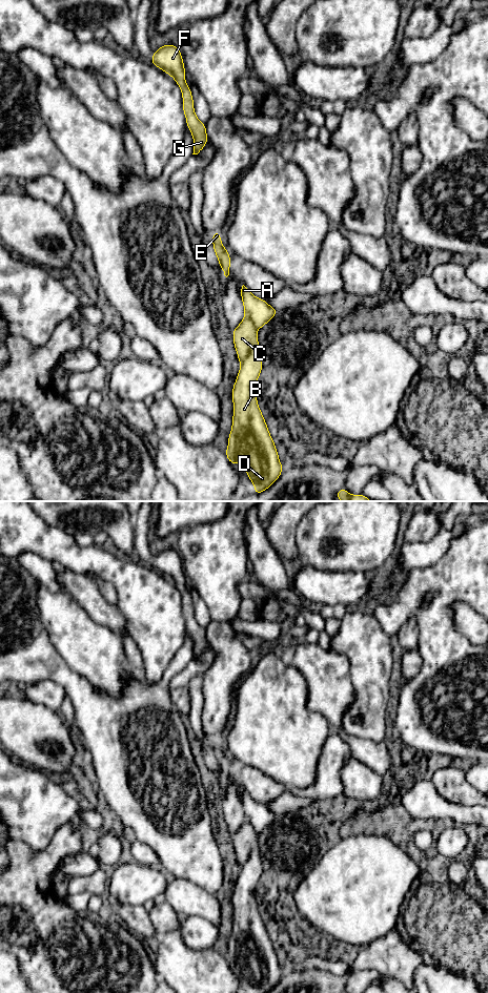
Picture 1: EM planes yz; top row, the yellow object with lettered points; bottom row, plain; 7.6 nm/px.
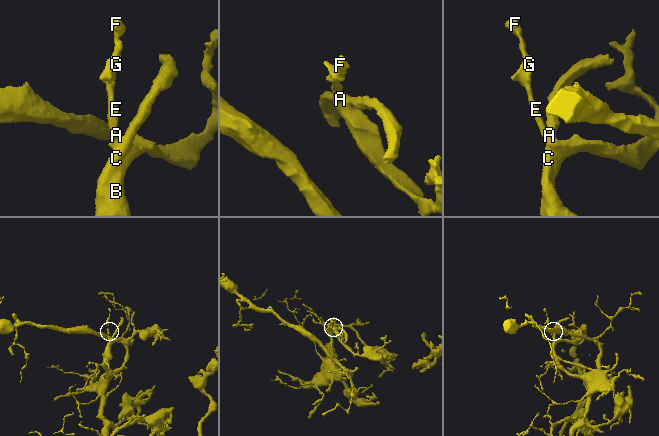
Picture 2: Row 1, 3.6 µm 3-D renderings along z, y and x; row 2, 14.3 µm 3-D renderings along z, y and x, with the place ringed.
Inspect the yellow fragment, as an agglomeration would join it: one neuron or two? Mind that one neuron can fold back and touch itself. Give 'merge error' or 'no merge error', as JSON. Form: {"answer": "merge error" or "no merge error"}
{"answer": "merge error"}

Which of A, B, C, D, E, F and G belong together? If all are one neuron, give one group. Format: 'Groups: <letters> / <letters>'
Groups: A B D E F G / C

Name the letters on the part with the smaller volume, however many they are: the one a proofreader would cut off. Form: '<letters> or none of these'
C

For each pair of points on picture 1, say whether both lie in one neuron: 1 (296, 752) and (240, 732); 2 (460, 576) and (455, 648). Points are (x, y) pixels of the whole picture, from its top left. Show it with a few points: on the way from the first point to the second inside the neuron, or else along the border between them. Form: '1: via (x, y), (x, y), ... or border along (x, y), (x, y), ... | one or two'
1: via (282, 739), (276, 732), (253, 732) | one
2: via (447, 594), (444, 600), (444, 631) | one

